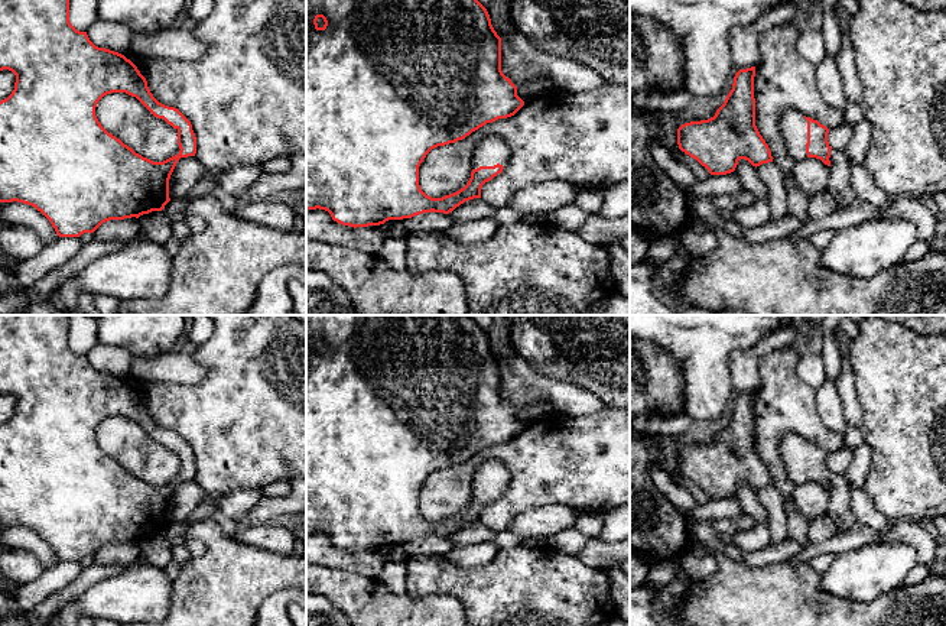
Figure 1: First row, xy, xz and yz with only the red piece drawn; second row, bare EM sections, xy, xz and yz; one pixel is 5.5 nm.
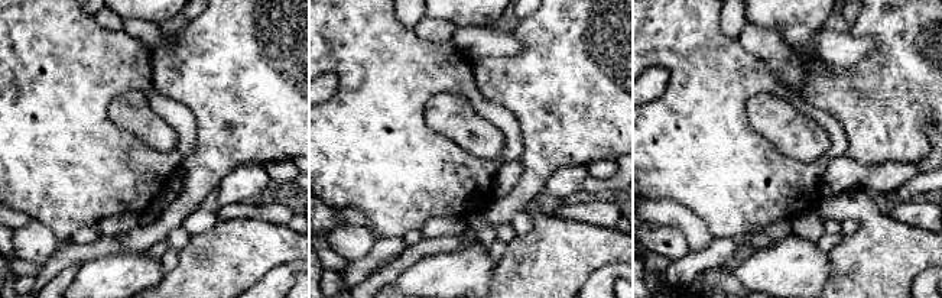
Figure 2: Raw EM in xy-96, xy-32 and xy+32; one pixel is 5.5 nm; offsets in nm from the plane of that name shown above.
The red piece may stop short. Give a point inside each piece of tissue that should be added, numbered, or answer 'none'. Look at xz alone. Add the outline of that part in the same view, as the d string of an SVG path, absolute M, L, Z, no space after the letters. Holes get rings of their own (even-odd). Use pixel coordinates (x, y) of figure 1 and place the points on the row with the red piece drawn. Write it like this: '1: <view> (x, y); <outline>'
1: xz (491, 151); M498 136L481 140L472 155L471 168L505 165L510 159L510 147L504 139Z

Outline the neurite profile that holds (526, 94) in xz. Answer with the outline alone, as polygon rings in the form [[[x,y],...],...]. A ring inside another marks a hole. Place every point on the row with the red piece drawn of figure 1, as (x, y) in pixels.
[[[547,80],[539,91],[524,88],[523,85],[517,87],[517,95],[526,103],[526,101],[531,100],[533,97],[536,97],[544,91],[549,91],[552,88],[553,88],[553,84],[552,84],[552,81]]]

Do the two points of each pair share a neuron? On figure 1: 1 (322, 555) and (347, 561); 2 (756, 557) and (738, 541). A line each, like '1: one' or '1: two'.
1: one
2: two

